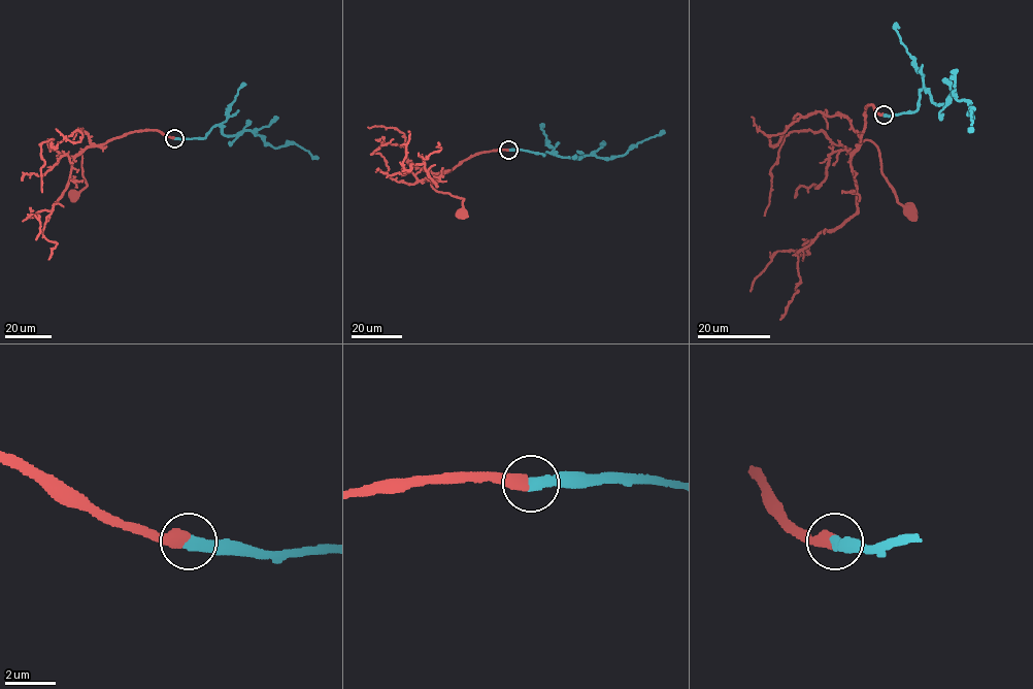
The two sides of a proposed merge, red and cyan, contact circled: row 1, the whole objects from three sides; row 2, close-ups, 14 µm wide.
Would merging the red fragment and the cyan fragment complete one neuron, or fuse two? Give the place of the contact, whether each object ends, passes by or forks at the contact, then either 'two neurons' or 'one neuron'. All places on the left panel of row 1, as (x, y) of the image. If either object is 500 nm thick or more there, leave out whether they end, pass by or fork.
(174, 138) | one neuron

